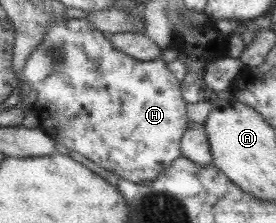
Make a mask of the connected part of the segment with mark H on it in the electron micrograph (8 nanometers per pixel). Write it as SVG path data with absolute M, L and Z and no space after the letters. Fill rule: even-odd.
M68 18L65 21L60 21L60 23L55 21L47 28L41 43L36 45L33 53L29 54L22 72L30 85L29 89L35 89L37 92L37 100L32 108L40 119L40 127L43 128L43 131L48 133L57 143L61 143L61 145L64 145L69 150L82 153L83 156L94 161L99 167L116 173L120 178L137 184L154 181L165 169L170 167L172 161L175 161L182 155L180 148L181 140L183 134L187 131L187 122L190 120L187 117L188 103L183 99L181 82L173 76L169 66L161 57L151 61L139 61L115 48L108 35L99 29L95 29L92 23L89 23L86 19Z

